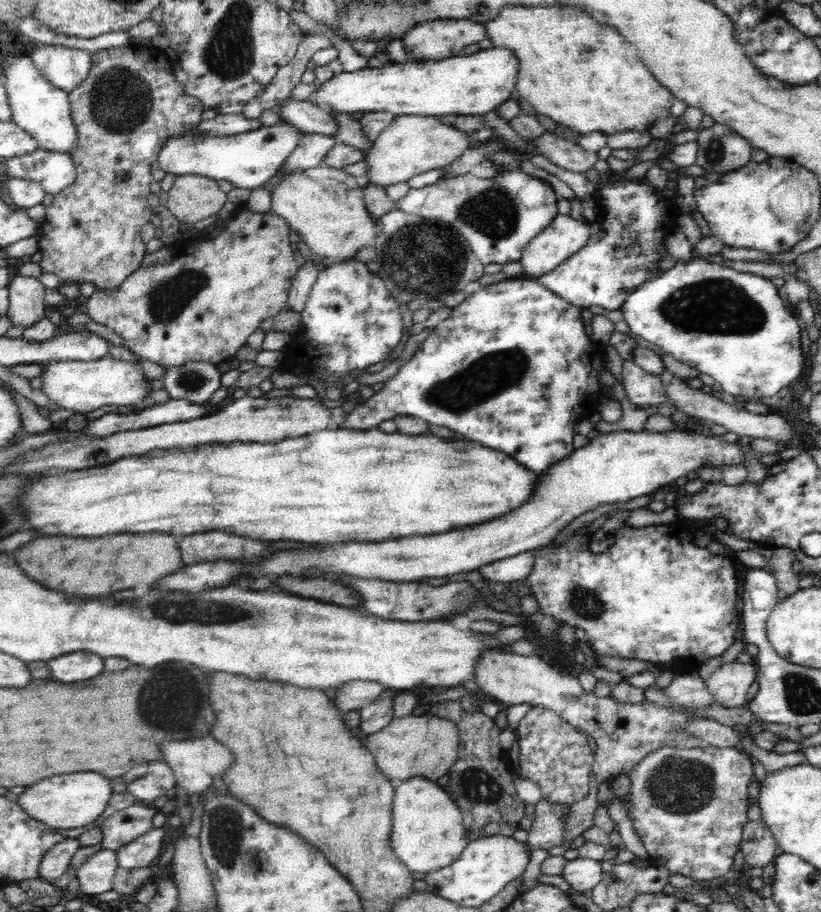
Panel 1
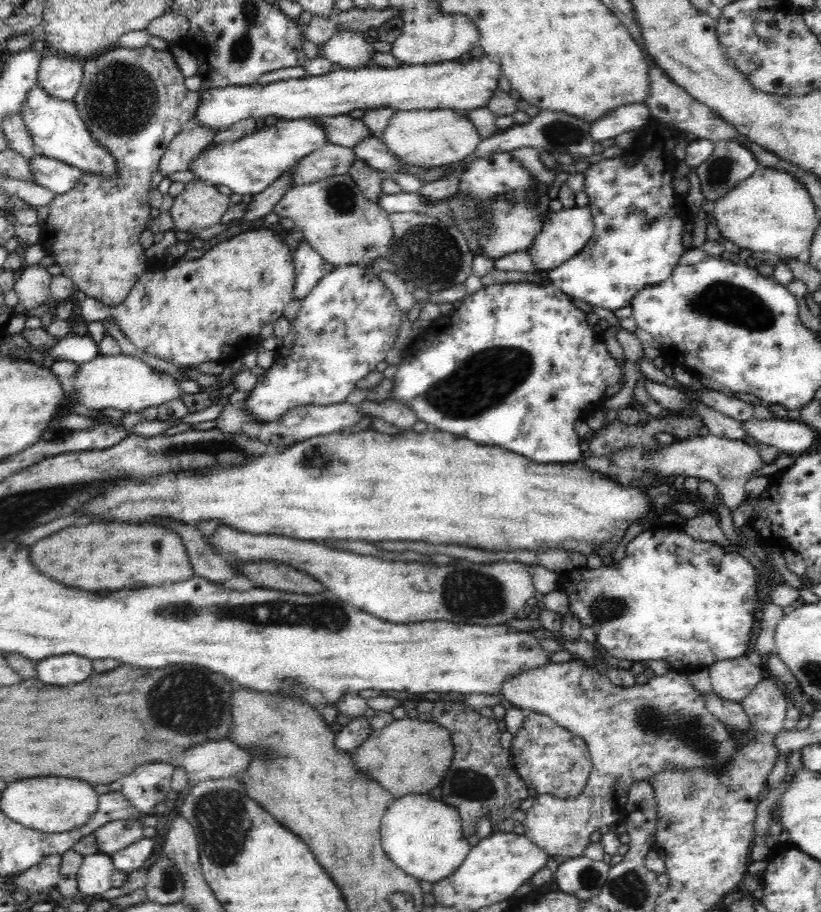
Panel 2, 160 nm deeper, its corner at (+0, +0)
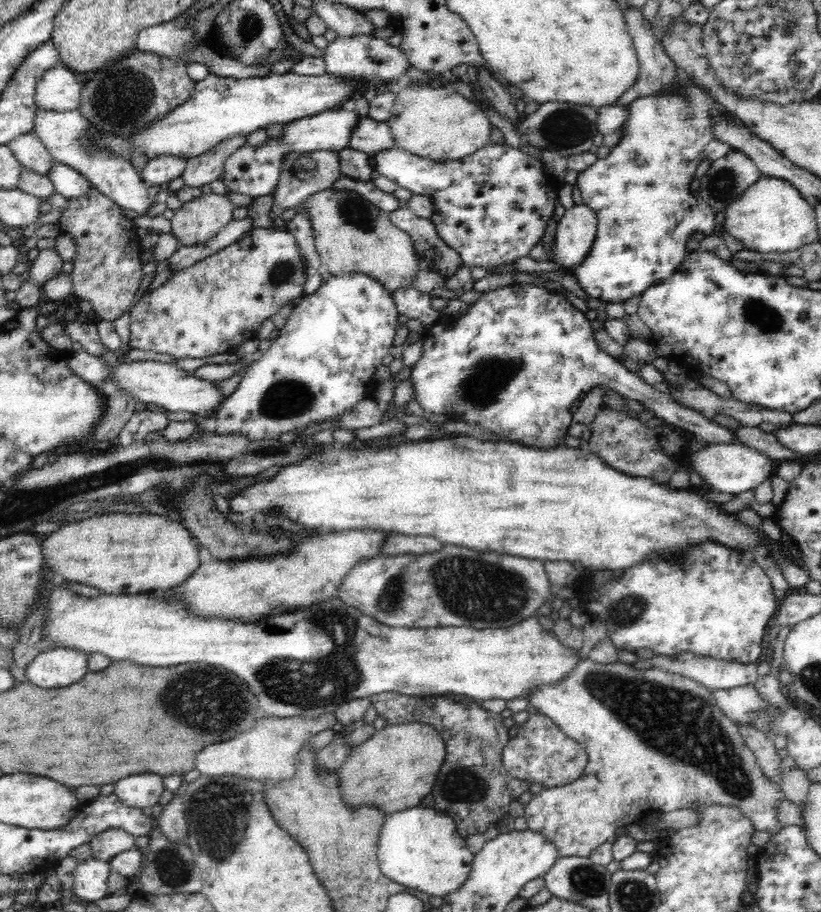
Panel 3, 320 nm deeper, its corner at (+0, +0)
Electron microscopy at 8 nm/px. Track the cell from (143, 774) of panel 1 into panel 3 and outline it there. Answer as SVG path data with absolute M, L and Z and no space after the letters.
M134 774L118 780L114 794L126 807L146 808L158 804L165 787L162 776L156 774Z

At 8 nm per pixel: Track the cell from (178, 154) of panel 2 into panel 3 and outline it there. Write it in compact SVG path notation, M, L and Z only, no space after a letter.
M158 156L150 159L140 172L142 180L150 182L150 186L170 183L184 172L187 160L188 158L177 156Z

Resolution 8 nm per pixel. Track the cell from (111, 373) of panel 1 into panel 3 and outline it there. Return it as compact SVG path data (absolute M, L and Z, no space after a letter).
M120 360L117 366L112 367L112 376L96 386L109 398L113 391L122 391L130 398L138 399L140 403L157 404L174 417L174 412L189 412L195 416L204 417L209 410L216 408L222 402L222 392L214 385L214 381L200 379L196 374L180 369L176 364L141 360L125 363Z

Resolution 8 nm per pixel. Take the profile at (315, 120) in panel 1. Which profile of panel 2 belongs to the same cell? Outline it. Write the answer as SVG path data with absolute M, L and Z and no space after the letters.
M350 115L318 116L314 117L314 123L326 131L328 143L337 144L353 149L364 138L370 138L372 134L366 128L366 123L361 119L354 119Z

